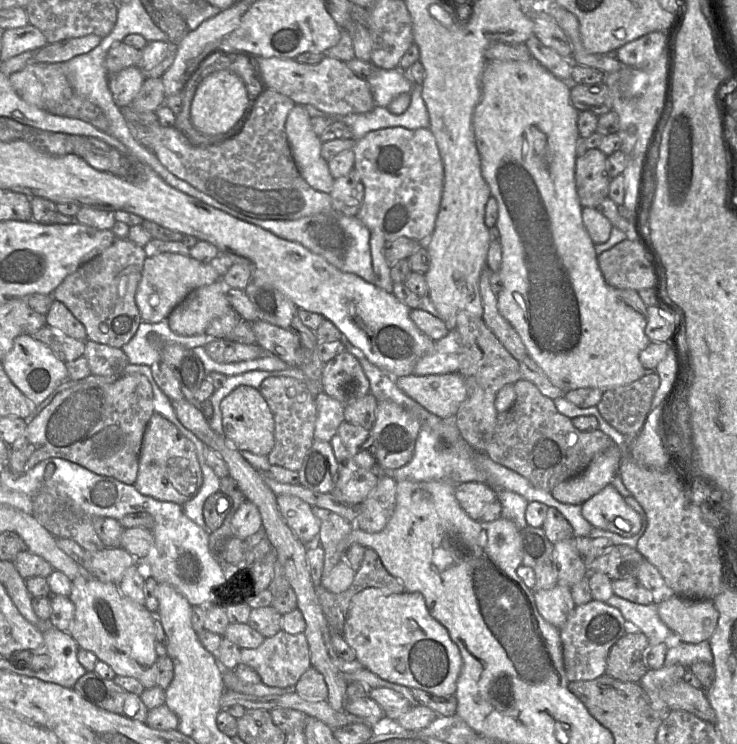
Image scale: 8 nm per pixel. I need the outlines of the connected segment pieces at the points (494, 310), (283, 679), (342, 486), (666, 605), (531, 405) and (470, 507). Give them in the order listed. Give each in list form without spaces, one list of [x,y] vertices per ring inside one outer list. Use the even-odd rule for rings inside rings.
[[[485,267],[479,279],[479,290],[484,310],[482,320],[505,349],[517,361],[522,361],[529,356],[527,348],[515,329],[499,313],[497,295],[492,291],[489,283],[490,274],[491,271]]]
[[[280,630],[274,636],[265,638],[256,649],[241,649],[240,663],[254,669],[266,686],[278,688],[295,686],[303,673],[311,667],[308,642],[303,633],[289,634]]]
[[[337,434],[330,444],[337,462],[337,480],[330,493],[340,503],[359,506],[377,484],[378,472],[358,466]]]
[[[674,595],[657,604],[657,608],[661,621],[683,643],[709,641],[718,624],[718,611],[709,599],[689,599]]]
[[[520,379],[514,383],[516,400],[505,412],[498,413],[495,432],[485,454],[500,464],[525,477],[534,487],[552,492],[558,484],[581,474],[600,453],[614,444],[607,434],[600,430],[582,432],[575,428],[572,420],[559,413],[552,399],[544,396],[530,381]]]
[[[463,482],[456,485],[455,497],[472,520],[481,521],[484,509],[497,501],[497,492],[484,482]]]

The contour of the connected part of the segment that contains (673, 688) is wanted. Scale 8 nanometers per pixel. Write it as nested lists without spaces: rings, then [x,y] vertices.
[[[683,679],[664,687],[660,697],[670,710],[684,710],[704,721],[714,725],[716,723],[716,715],[707,699],[706,691],[692,687]]]

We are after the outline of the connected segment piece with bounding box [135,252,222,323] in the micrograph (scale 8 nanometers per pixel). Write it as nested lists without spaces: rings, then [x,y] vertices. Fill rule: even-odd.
[[[166,252],[146,257],[135,295],[142,321],[158,323],[167,319],[191,291],[220,279],[222,276],[210,263],[200,262],[189,255]]]

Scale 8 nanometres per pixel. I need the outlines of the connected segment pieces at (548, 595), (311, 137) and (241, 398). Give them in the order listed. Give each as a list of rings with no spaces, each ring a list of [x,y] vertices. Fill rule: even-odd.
[[[557,584],[552,589],[534,591],[533,595],[540,615],[558,629],[567,622],[576,607],[567,586]]]
[[[296,104],[289,112],[285,131],[295,164],[305,181],[315,190],[330,193],[334,183],[328,161],[321,156],[322,142],[311,126],[305,105]]]
[[[239,386],[220,403],[223,434],[240,451],[268,456],[274,447],[274,418],[259,389]]]

